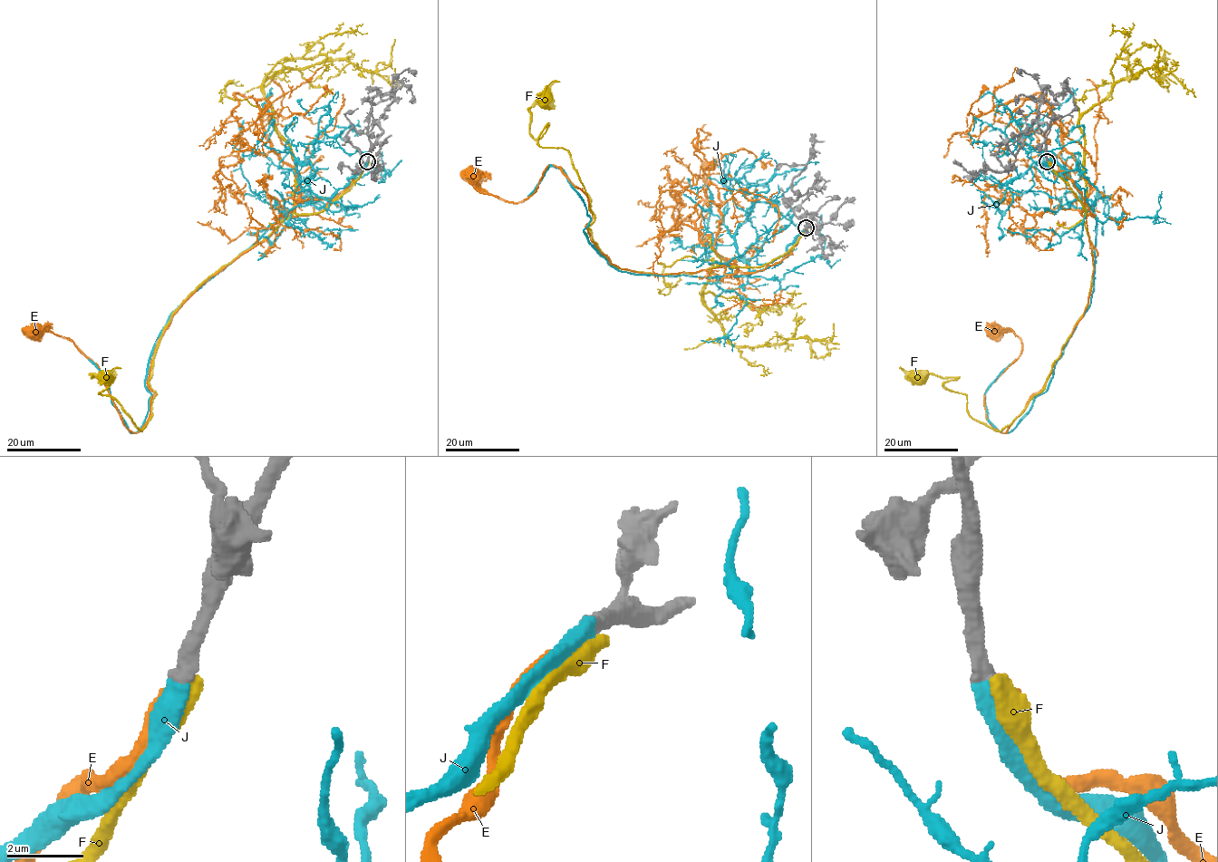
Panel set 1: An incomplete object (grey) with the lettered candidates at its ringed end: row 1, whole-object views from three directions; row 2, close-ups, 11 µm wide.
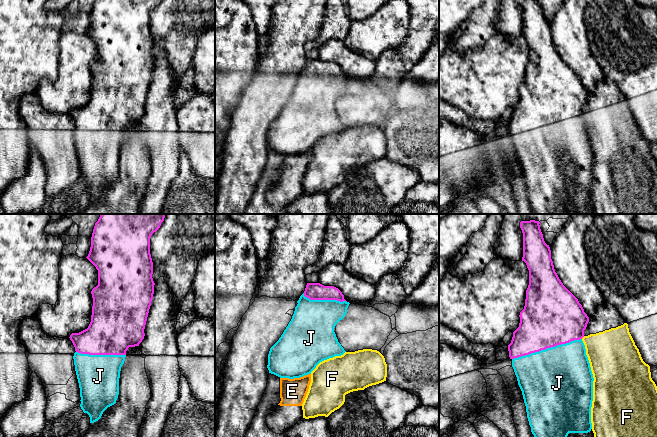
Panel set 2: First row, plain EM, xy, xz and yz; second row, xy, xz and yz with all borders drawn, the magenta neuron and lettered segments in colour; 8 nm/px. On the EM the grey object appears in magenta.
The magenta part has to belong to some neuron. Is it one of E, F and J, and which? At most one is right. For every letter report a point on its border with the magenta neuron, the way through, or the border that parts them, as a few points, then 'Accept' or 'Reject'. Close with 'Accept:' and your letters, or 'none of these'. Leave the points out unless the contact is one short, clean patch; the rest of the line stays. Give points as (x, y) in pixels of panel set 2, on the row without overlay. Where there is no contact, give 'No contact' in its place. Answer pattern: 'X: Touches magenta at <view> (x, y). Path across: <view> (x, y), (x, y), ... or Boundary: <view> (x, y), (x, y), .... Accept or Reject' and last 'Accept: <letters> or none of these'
E: No contact. Reject
F: Touches magenta at yz (582, 113). Boundary: yz (584, 112), (581, 114). Reject
J: Touches magenta at yz (546, 124). Accept
Accept: J

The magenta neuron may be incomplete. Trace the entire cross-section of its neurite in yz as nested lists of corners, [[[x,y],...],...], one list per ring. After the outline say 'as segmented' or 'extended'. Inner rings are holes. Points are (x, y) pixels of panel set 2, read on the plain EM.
[[[520,0],[523,9],[523,33],[529,46],[524,85],[519,103],[508,121],[509,133],[522,167],[527,194],[535,214],[567,214],[569,209],[588,209],[592,205],[593,150],[582,117],[589,93],[578,75],[563,61],[555,48],[551,26],[544,17],[539,0]]]; extended

